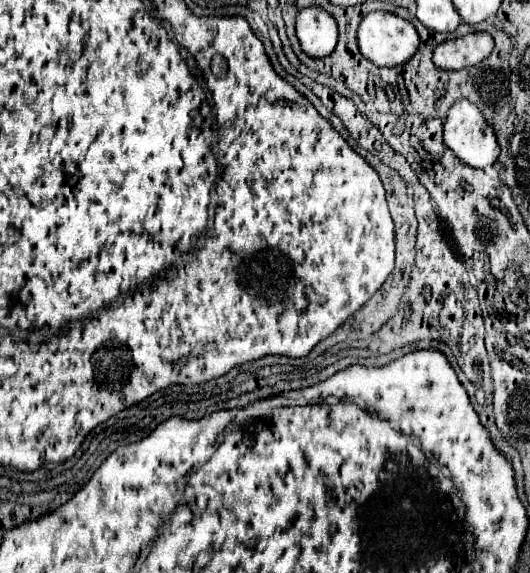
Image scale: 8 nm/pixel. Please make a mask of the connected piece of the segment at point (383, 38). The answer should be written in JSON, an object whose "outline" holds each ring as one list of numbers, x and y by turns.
{"outline":[[388,11,368,13,358,27,360,53,378,67,392,67,392,65,400,65,400,63,408,61,412,57,412,53,416,53,418,45,420,45,420,39,418,39,414,25]]}

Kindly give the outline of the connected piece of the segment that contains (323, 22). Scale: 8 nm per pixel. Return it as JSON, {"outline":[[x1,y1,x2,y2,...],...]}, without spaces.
{"outline":[[306,7,296,15,296,37,310,57,326,57,336,47,338,27,334,17,320,7]]}

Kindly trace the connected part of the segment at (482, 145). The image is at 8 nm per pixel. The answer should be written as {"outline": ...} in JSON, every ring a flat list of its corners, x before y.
{"outline":[[458,99,452,103,452,107,448,109,448,115,444,119,444,131,442,131,442,139,444,143,454,151,454,155,464,161,470,167,476,169,484,169,490,167,498,155,500,155,500,147,496,143,496,135,494,129,488,125,488,121,484,119,484,115,480,113,480,109,476,105,472,105,468,99]]}

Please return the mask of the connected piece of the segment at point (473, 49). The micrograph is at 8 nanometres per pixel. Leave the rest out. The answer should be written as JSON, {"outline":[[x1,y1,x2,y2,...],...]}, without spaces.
{"outline":[[470,33,446,43,440,43,434,53,432,61,440,69,464,69,468,65,478,65,492,53,494,41,488,33]]}

